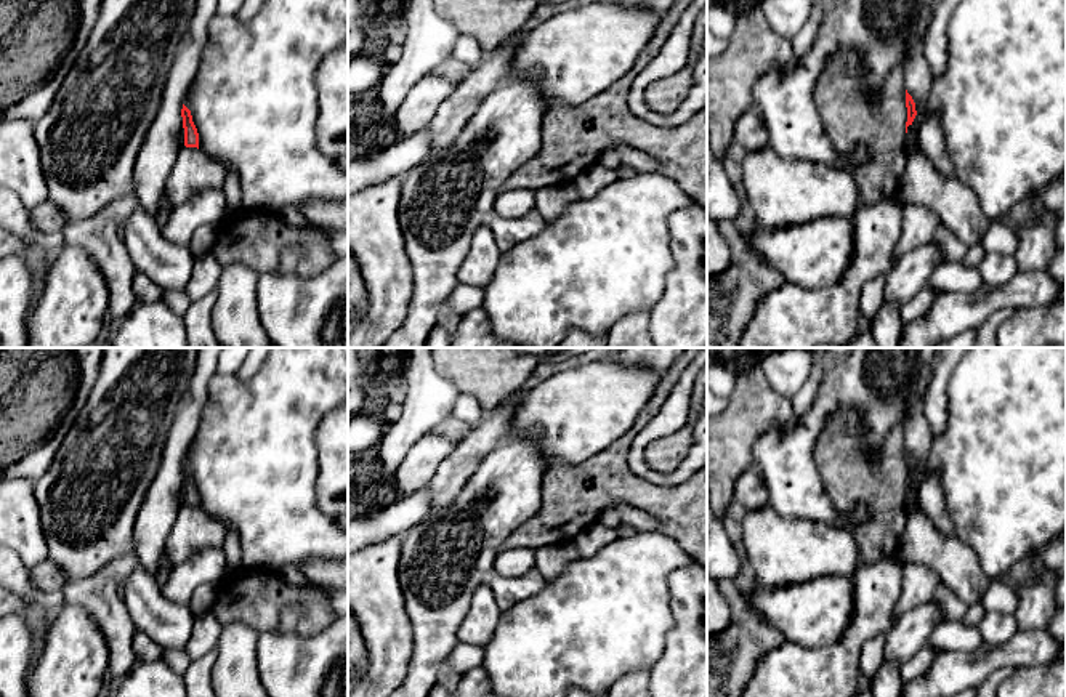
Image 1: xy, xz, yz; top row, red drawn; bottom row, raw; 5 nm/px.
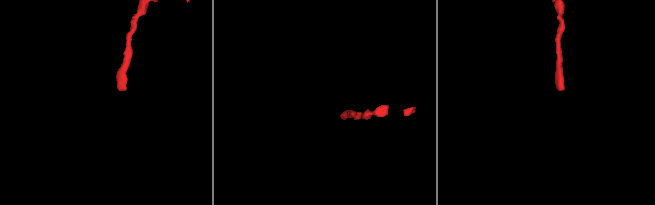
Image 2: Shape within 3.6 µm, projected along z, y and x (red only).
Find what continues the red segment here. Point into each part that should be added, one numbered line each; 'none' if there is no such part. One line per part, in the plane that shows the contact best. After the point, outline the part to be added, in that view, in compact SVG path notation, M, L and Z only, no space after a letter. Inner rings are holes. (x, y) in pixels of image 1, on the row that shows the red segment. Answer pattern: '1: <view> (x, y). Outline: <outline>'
none

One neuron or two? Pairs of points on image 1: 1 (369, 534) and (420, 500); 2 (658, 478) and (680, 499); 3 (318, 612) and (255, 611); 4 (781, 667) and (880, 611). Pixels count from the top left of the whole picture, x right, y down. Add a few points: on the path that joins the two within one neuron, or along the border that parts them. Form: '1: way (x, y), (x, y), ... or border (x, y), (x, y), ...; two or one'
1: way (382, 524), (396, 519), (407, 510); one
2: border (690, 476), (675, 484), (653, 484), (643, 478); two
3: way (302, 596), (271, 596); one
4: way (805, 667), (824, 667), (856, 635); one

